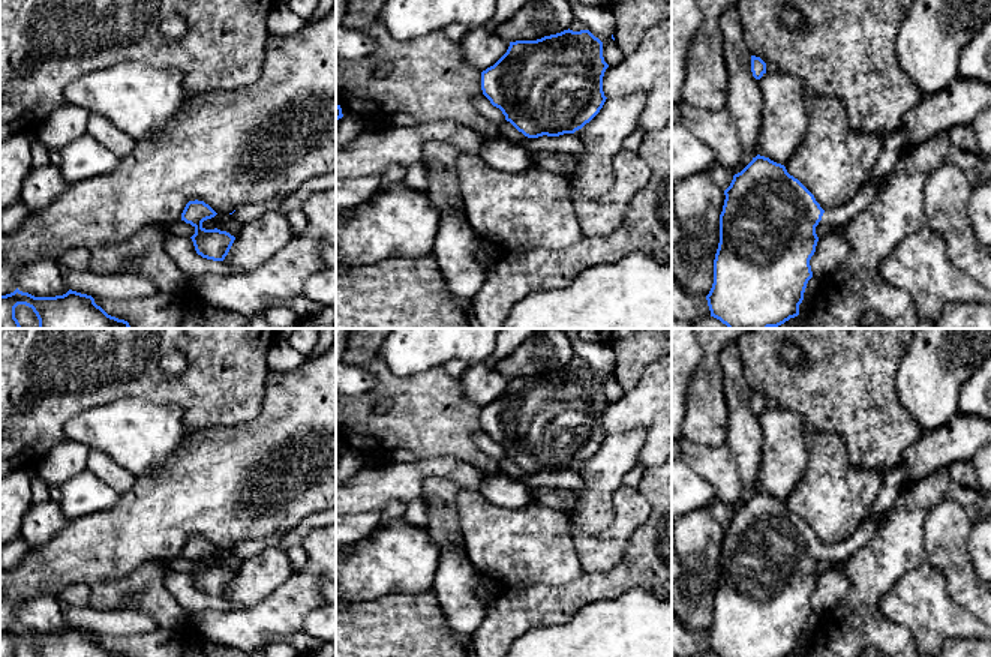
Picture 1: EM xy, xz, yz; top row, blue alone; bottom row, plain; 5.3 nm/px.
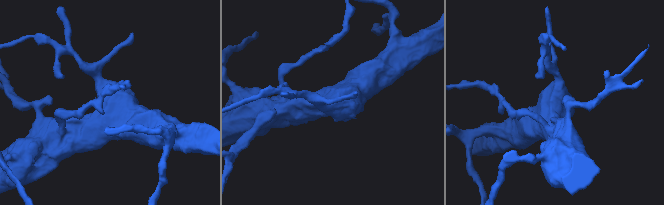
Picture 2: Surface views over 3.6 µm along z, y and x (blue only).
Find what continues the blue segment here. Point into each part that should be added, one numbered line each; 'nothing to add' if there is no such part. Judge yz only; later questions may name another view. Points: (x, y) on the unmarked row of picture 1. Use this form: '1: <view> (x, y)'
1: yz (843, 551)

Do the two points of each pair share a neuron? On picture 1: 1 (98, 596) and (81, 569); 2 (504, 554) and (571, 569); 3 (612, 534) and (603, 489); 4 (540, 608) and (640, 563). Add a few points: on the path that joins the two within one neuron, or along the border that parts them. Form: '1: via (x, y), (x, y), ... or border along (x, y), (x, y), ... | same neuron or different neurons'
1: border along (114, 581), (96, 584), (92, 588) | different neurons
2: via (520, 554), (546, 554), (555, 561) | same neuron
3: border along (618, 489), (613, 519), (597, 534), (582, 533) | different neurons
4: via (565, 600), (589, 587), (615, 582) | same neuron

